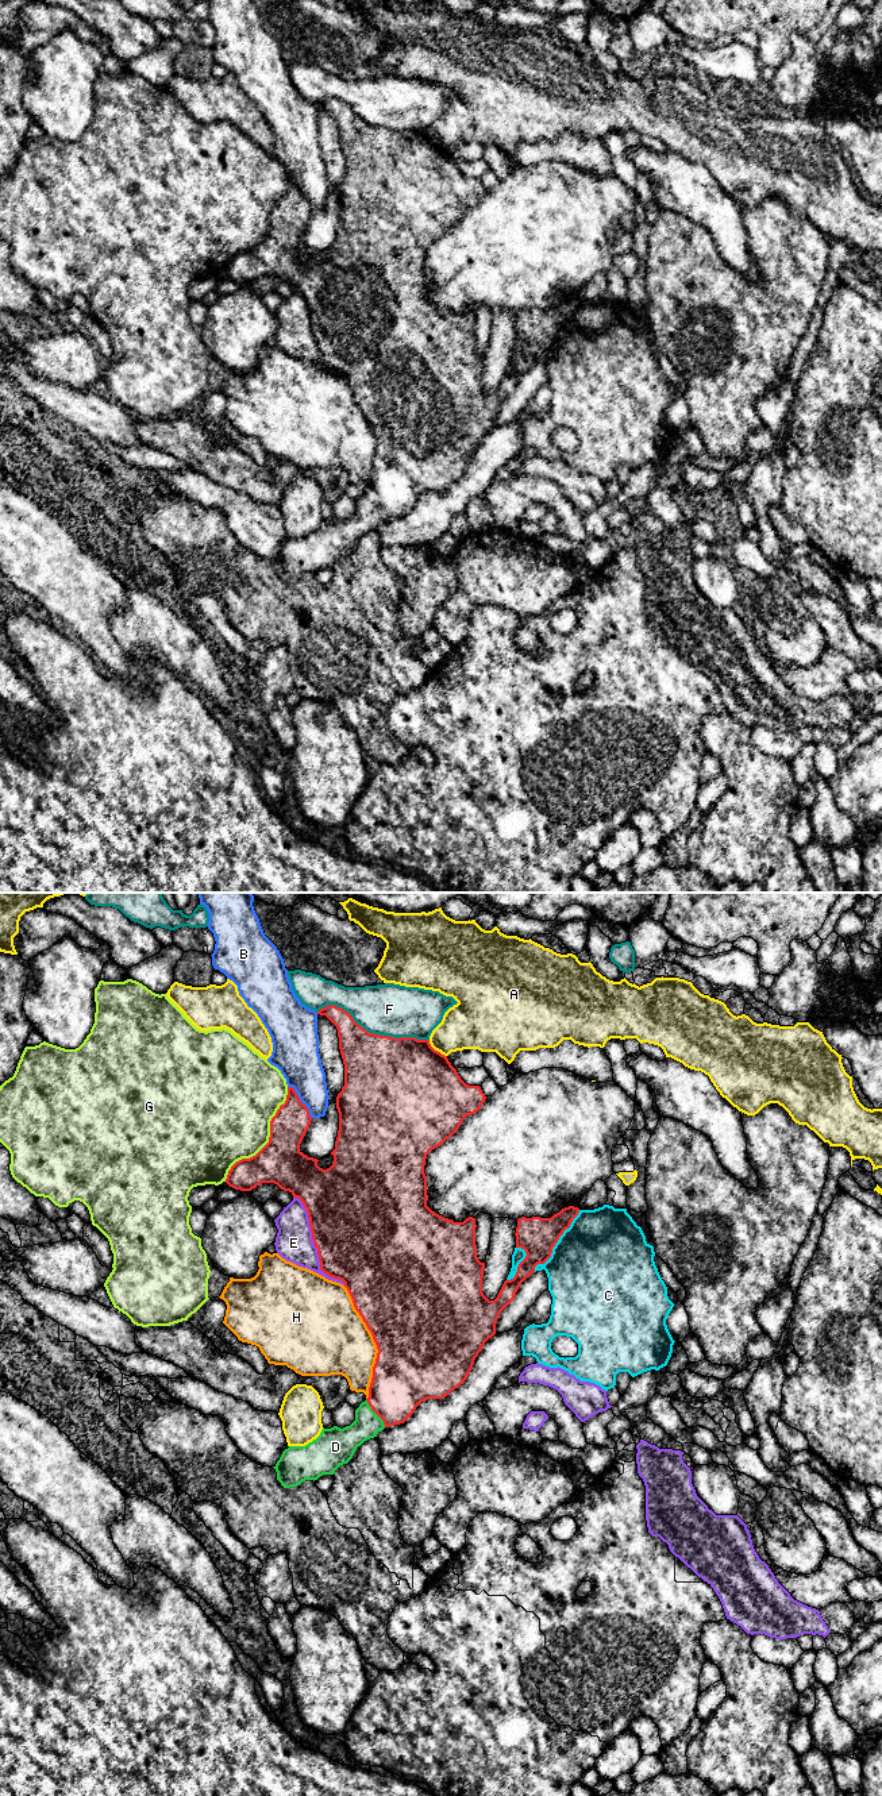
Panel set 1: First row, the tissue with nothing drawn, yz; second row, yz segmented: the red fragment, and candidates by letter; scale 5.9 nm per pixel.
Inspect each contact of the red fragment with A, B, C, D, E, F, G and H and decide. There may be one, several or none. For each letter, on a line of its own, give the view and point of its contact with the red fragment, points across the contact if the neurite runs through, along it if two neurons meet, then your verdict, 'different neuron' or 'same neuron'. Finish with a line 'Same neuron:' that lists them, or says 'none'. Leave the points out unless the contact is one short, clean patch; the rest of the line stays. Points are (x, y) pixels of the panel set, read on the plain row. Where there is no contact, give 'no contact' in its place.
A: contact yz (436, 143); different neuron
B: contact yz (300, 193); different neuron
C: contact yz (557, 334); different neuron
D: contact yz (374, 504); way yz (401, 471), (374, 504), (345, 534); same neuron
E: contact yz (314, 335); different neuron
F: contact yz (372, 126); different neuron
G: contact yz (269, 232); different neuron
H: contact yz (374, 434); different neuron
Same neuron: D

